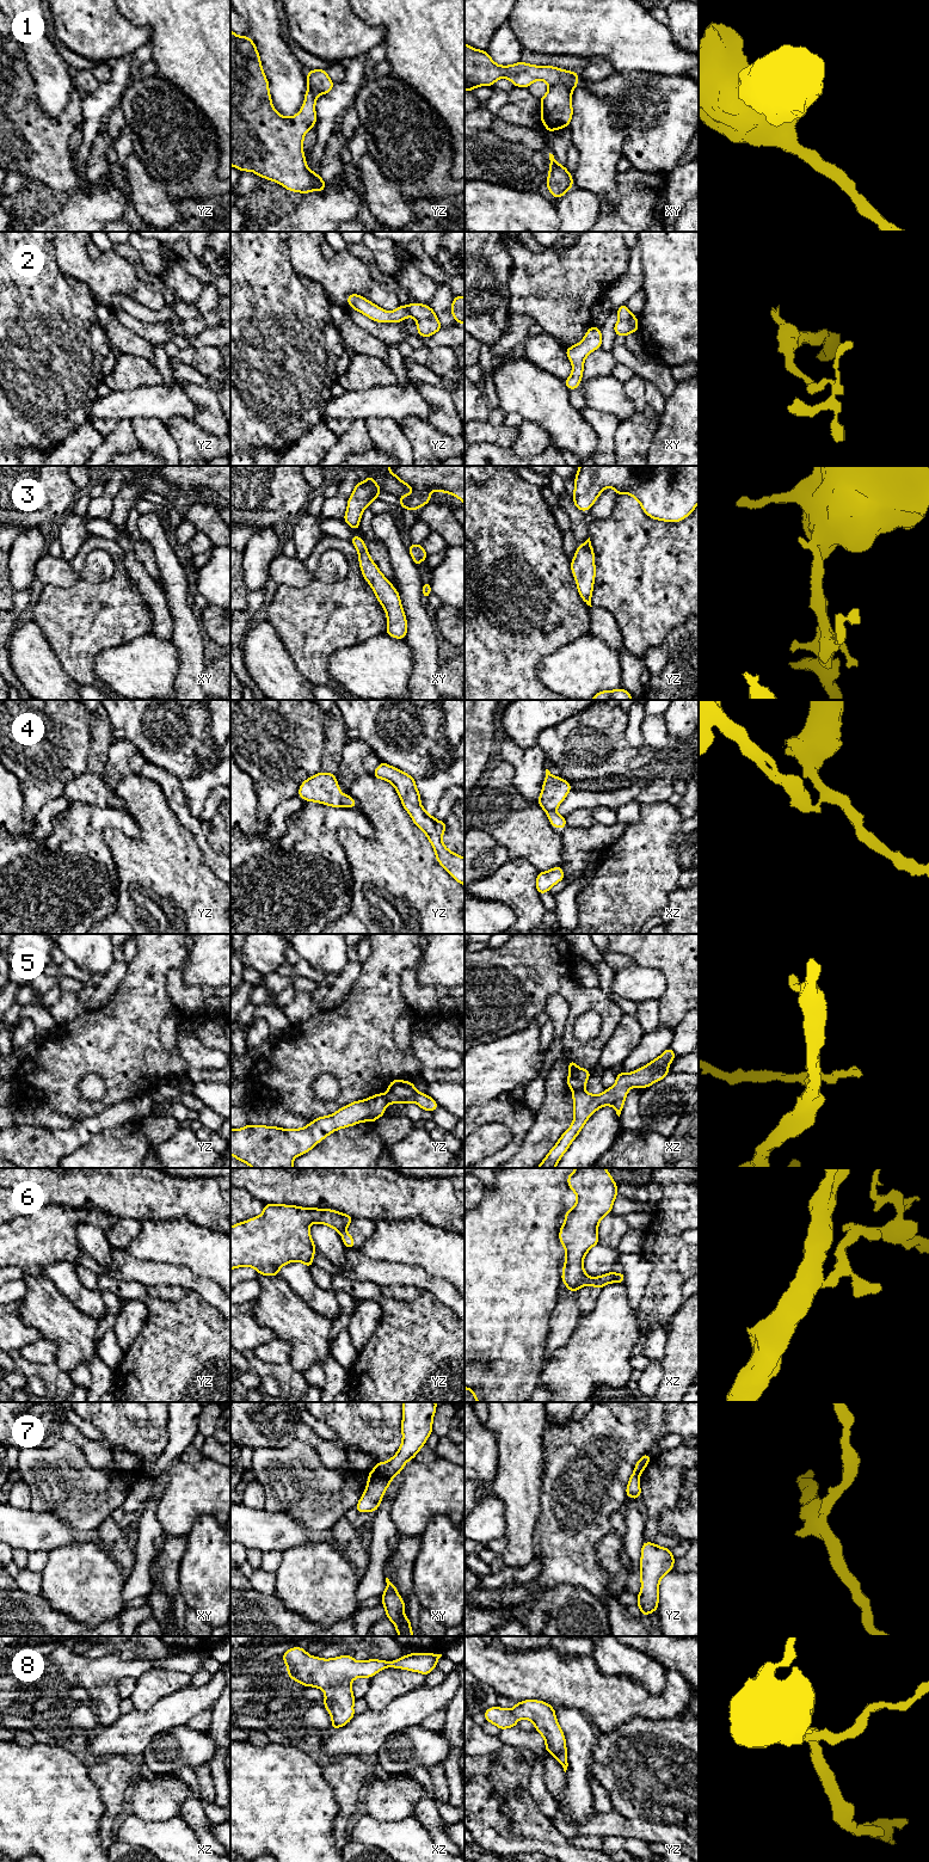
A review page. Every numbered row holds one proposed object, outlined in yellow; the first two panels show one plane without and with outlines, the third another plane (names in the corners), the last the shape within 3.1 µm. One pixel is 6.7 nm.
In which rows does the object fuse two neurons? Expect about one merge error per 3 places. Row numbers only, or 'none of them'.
1, 2, 4, 5, 6, 7

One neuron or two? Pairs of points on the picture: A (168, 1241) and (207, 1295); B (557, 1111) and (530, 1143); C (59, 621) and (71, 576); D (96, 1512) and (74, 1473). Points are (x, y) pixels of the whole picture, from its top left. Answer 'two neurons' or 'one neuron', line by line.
A: two neurons
B: one neuron
C: two neurons
D: one neuron

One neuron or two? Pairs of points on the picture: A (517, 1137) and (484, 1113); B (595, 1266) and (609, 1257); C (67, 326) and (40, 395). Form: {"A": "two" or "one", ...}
{"A": "one", "B": "one", "C": "one"}

